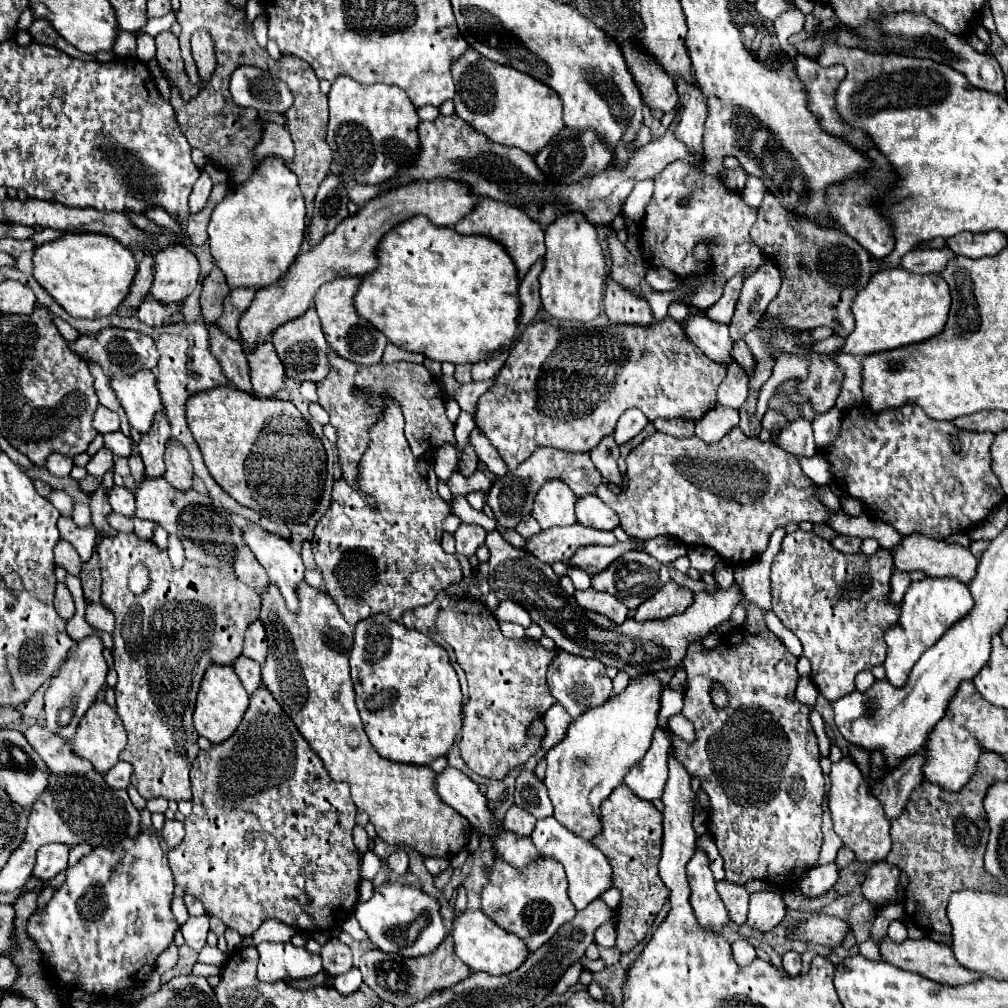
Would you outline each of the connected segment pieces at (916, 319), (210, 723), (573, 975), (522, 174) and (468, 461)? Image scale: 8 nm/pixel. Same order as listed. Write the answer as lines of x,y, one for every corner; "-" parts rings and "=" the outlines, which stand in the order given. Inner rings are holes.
889,268
877,272
869,284
857,292
853,302
855,330
845,338
845,344
833,354
833,360
841,354
869,356
883,350
893,350
897,346
907,346
913,342
927,340
933,334
939,334
947,322
951,306
949,286
939,274
913,274
903,268
=
213,664
213,668
207,668
199,694
197,694
197,704
195,704
195,714
193,714
195,730
199,732
199,736
205,736
213,744
223,742
239,726
239,722
247,710
247,704
249,704
249,694
245,692
241,680
233,672
233,666
=
577,962
577,964
573,964
563,976
561,976
561,980
557,982
557,986
555,986
555,992
565,992
567,988
571,988
573,984
577,984
577,980
579,980
579,974
583,972
583,964
581,962
=
457,114
439,116
433,122
419,124
417,132
419,132
419,140
421,140
421,152
415,156
413,164
409,164
409,168
405,168
405,172
397,172
397,176
393,180
385,180
385,184
357,184
355,180
351,180
347,184
347,190
349,190
351,202
355,202
357,206
363,206
371,198
377,198
391,188
399,188
399,186
405,186
405,184
411,184
417,180
435,180
435,178
457,180
457,182
465,182
469,186
469,190
477,196
489,196
489,198
495,198
501,202
509,202
517,208
523,208
531,218
535,218
543,226
551,224
555,220
555,216
579,210
579,212
585,212
589,222
609,228
613,224
613,220
617,216
621,216
621,208
623,208
629,192
633,190
635,182
655,178
673,160
701,164
701,168
703,168
703,158
697,160
693,156
693,152
689,152
689,148
685,148
685,144
677,142
674,131
678,120
679,115
674,118
663,138
653,140
647,146
635,150
635,154
629,160
625,170
617,170
617,168
609,166
607,170
603,170
591,178
585,178
581,182
555,184
555,182
549,182
541,174
541,170
535,166
531,154
521,152
519,148
507,148
507,146
491,142
487,136
481,136
471,124
461,120
=
467,444
465,450
461,452
461,466
459,466
461,474
463,474
463,476
471,476
471,474
477,470
477,462
479,462
479,460
477,460
477,454
475,454
473,446

